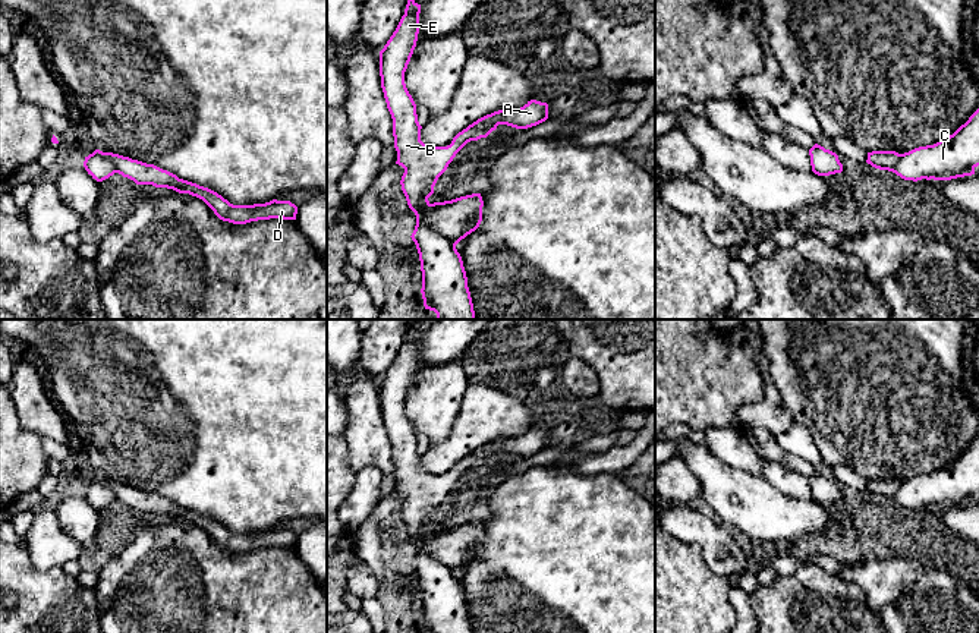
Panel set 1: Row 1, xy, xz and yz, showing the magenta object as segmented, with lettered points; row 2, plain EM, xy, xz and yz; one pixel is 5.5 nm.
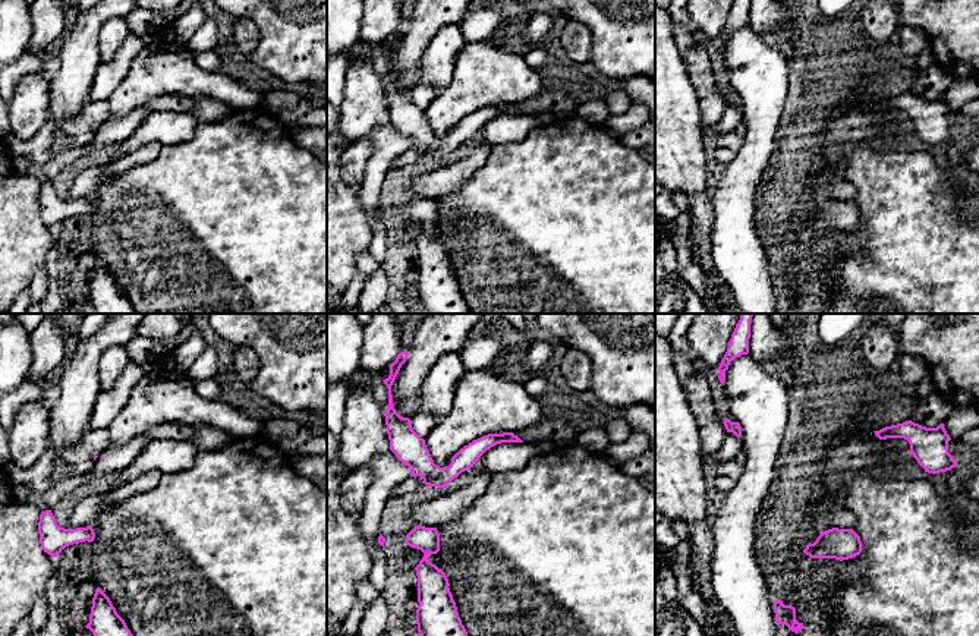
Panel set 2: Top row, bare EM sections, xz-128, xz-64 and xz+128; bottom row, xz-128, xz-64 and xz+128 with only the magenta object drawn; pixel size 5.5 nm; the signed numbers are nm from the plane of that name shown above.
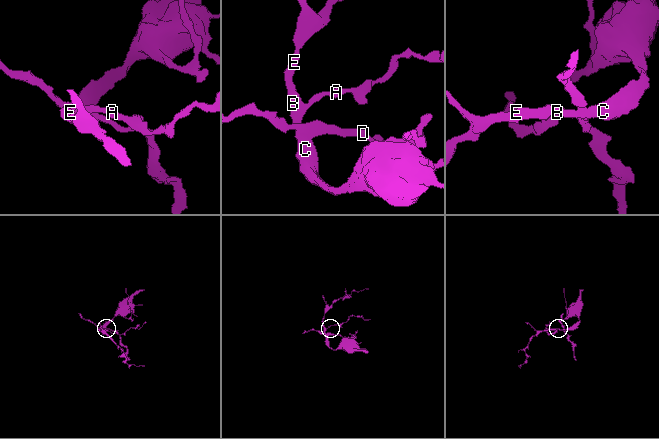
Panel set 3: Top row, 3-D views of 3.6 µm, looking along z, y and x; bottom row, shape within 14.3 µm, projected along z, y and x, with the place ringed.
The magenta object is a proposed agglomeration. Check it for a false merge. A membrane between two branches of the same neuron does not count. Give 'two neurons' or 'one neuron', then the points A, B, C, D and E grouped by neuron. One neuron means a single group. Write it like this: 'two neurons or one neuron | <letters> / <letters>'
two neurons | A B C E / D

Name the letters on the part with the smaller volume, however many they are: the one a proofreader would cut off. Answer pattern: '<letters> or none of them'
D

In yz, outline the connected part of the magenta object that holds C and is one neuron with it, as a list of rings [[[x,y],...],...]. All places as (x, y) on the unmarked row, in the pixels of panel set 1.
[[[979,437],[948,466],[926,475],[915,476],[900,482],[900,486],[893,498],[904,508],[951,508],[957,506],[975,503],[979,494]]]

